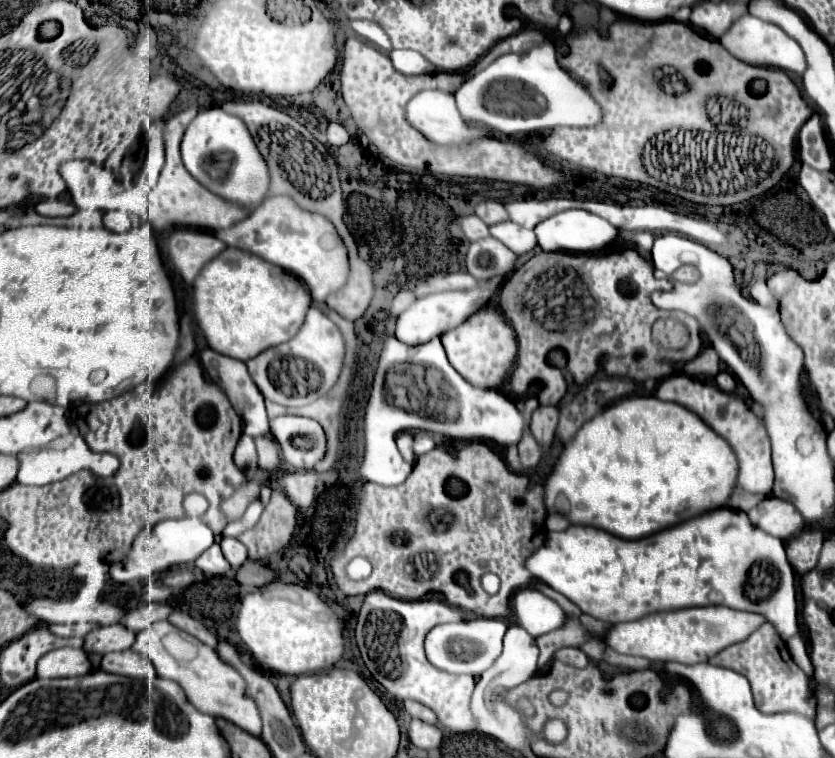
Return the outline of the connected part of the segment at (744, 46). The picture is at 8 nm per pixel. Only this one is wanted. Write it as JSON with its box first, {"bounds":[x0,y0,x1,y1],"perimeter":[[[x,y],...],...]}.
{"bounds":[720,15,808,75],"perimeter":[[[752,15],[740,17],[738,23],[734,23],[730,27],[730,31],[726,31],[720,37],[720,43],[736,59],[740,59],[744,63],[750,63],[750,65],[776,67],[776,69],[782,69],[782,71],[788,71],[788,73],[796,73],[796,75],[804,75],[804,71],[808,67],[804,51],[800,49],[800,45],[790,35],[786,35],[780,27],[776,27],[776,25],[768,23],[768,21],[762,21],[758,17],[752,17]]]}

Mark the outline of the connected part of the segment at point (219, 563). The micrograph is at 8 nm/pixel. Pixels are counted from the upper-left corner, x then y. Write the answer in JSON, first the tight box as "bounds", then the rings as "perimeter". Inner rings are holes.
{"bounds":[194,543,230,577],"perimeter":[[[214,543],[210,549],[206,549],[196,561],[194,565],[208,577],[212,575],[224,575],[228,569],[230,569],[230,563],[224,559],[222,555],[222,549],[218,543]]]}

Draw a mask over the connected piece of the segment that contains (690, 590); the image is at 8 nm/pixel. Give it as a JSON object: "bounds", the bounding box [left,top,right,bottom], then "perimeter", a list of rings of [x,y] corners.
{"bounds":[526,507,798,641],"perimeter":[[[722,507],[706,511],[698,517],[636,541],[626,541],[592,527],[570,525],[566,531],[550,533],[546,543],[526,559],[526,569],[534,579],[550,585],[554,591],[576,603],[582,613],[612,625],[634,621],[654,611],[728,605],[738,611],[750,611],[766,617],[766,621],[776,627],[782,641],[790,641],[798,633],[794,571],[786,559],[784,543],[778,537],[754,527],[746,513],[738,509]]]}

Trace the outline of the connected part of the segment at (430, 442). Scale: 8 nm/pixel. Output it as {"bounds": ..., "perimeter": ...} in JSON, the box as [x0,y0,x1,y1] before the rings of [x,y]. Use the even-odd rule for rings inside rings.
{"bounds":[414,431,436,457],"perimeter":[[[416,431],[414,433],[414,455],[416,457],[432,451],[434,447],[436,447],[436,443],[434,443],[434,439],[432,439],[430,433],[426,433],[426,431]]]}

